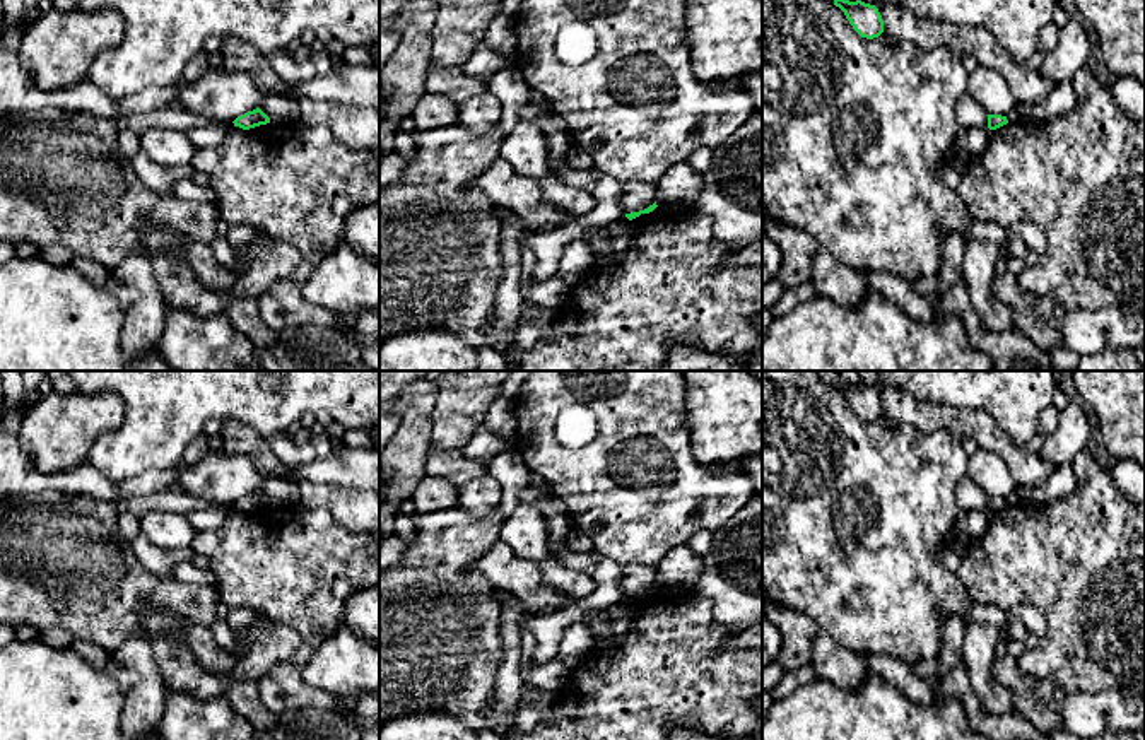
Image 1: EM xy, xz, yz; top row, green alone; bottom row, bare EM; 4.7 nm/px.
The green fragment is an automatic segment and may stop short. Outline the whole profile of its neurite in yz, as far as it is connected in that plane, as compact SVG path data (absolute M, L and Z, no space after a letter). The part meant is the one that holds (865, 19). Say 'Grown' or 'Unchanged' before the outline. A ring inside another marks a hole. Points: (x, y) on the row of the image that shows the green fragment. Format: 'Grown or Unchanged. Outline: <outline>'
Unchanged. Outline: M834 0L834 5L844 12L846 19L861 38L873 39L884 32L884 21L875 5L861 0Z

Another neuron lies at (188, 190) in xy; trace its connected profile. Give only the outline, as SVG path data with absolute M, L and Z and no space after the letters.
M179 179L173 188L173 195L188 202L215 205L215 193L210 185L203 186L195 183L193 179Z

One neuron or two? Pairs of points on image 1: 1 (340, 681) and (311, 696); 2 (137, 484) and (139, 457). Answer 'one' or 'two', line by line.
1: two
2: two

